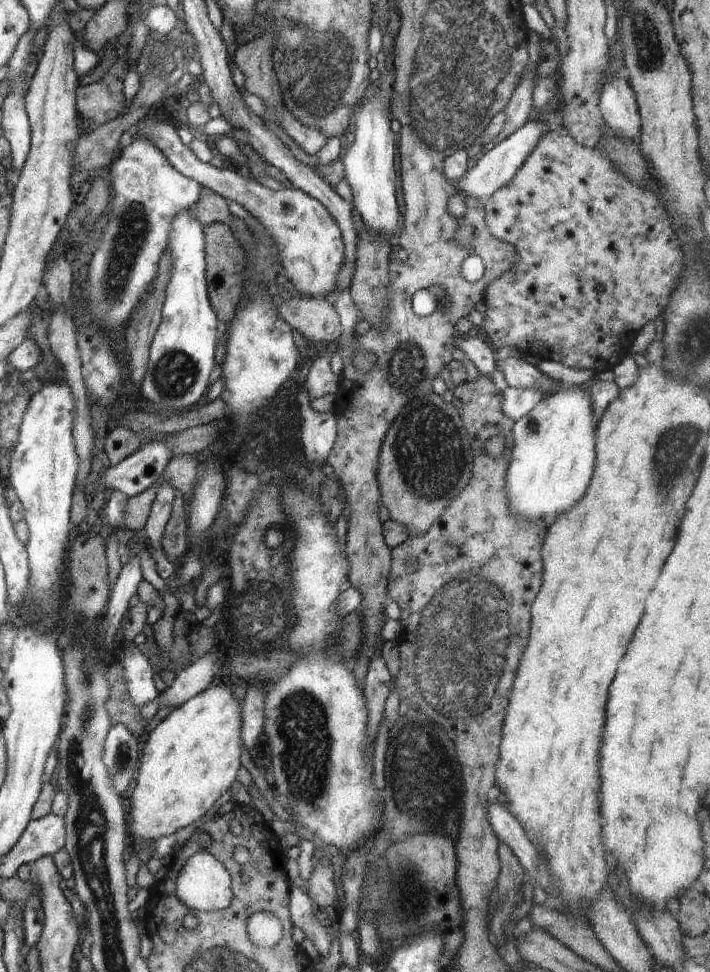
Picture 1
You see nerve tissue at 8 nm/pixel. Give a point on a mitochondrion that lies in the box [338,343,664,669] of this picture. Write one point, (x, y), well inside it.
(430, 453)

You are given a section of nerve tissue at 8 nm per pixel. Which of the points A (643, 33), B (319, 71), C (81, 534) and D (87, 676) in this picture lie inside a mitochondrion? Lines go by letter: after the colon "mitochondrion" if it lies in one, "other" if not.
A: mitochondrion
B: mitochondrion
C: other
D: mitochondrion

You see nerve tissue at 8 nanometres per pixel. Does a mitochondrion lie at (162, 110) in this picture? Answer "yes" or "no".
no

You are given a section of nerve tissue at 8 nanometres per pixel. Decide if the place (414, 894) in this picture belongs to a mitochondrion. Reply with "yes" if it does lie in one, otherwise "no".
yes

